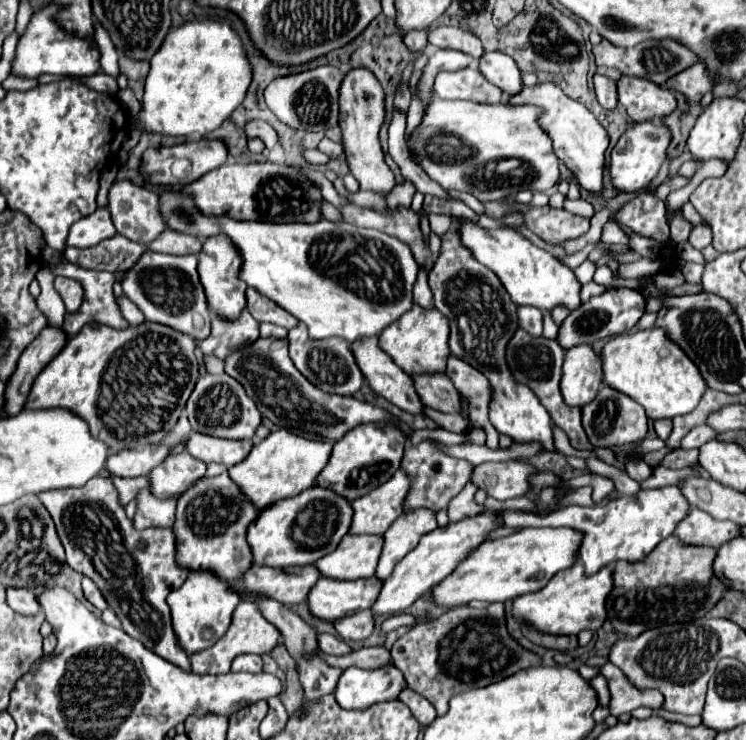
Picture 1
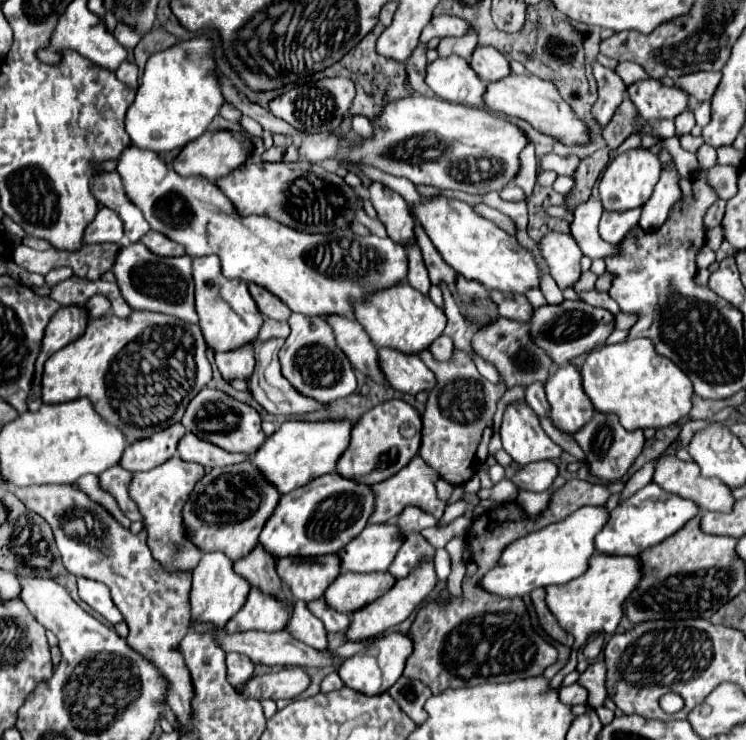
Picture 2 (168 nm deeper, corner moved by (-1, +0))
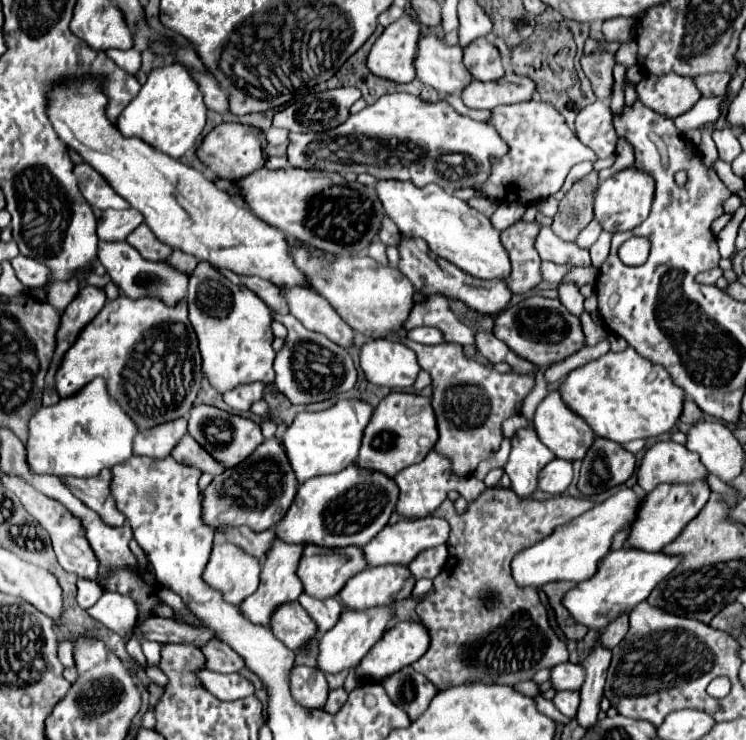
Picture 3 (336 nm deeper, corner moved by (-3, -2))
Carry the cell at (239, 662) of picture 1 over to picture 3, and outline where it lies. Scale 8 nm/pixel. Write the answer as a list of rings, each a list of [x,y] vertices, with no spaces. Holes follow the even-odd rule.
[[[211,639],[209,643],[205,643],[201,647],[201,651],[205,655],[205,667],[209,671],[215,671],[215,673],[237,673],[239,669],[245,667],[243,659],[229,645],[225,645],[223,641]]]

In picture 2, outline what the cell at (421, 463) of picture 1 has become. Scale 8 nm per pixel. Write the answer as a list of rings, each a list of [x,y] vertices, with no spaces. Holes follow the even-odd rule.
[[[429,351],[419,355],[423,363],[437,375],[437,385],[429,393],[429,401],[423,413],[423,437],[419,455],[451,485],[467,483],[487,459],[487,445],[493,435],[493,413],[497,401],[505,393],[505,383],[499,385],[483,379],[475,363],[463,353],[455,351],[455,357],[447,363],[437,363]]]

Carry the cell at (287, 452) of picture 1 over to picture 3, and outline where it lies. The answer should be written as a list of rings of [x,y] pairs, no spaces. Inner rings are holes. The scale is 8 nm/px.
[[[339,399],[333,407],[317,413],[299,413],[283,433],[283,445],[291,459],[299,483],[317,475],[329,475],[355,463],[365,425],[369,423],[373,407],[363,399]]]

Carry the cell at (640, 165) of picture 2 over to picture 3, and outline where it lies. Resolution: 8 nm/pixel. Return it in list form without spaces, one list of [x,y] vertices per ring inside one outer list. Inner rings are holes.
[[[627,167],[599,185],[595,193],[595,219],[599,221],[603,231],[609,233],[631,231],[637,225],[641,225],[641,221],[645,221],[645,217],[649,215],[653,203],[653,191],[655,191],[655,181],[651,175],[635,167]]]

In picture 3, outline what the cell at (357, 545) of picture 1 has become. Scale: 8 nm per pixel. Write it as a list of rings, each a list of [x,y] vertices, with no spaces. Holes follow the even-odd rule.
[[[423,517],[421,521],[417,519],[403,519],[395,525],[387,525],[377,537],[373,537],[365,547],[365,559],[369,563],[369,567],[377,567],[377,565],[409,565],[421,551],[437,547],[447,543],[449,539],[449,523],[445,519],[437,519],[437,517]]]

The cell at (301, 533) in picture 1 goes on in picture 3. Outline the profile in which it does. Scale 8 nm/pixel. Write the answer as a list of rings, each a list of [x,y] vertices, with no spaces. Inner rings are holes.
[[[349,465],[339,473],[321,475],[299,485],[287,515],[275,525],[275,535],[287,543],[315,543],[325,547],[367,545],[389,521],[397,505],[397,483],[383,473]]]

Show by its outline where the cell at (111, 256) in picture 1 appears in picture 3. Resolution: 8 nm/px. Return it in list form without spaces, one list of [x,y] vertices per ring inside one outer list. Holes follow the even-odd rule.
[[[17,255],[13,261],[13,269],[15,269],[15,275],[19,277],[19,281],[27,287],[27,289],[33,289],[33,287],[39,287],[47,281],[47,269],[45,265],[41,265],[39,261],[33,261],[29,257],[23,257],[23,255]]]

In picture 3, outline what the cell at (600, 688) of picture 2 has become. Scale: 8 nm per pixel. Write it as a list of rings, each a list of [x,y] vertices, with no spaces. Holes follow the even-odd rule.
[[[561,663],[561,665],[555,665],[551,669],[551,687],[555,691],[561,691],[561,689],[581,689],[583,685],[583,679],[585,679],[585,671],[581,665],[573,665],[573,663]]]

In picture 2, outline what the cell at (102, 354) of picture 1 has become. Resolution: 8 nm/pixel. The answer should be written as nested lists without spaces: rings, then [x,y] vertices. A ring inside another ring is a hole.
[[[133,311],[129,319],[119,319],[111,313],[103,319],[89,321],[85,333],[77,341],[51,355],[43,371],[41,399],[43,403],[65,403],[79,397],[89,397],[89,401],[103,415],[103,419],[119,427],[127,443],[135,443],[139,439],[149,439],[151,435],[155,435],[155,431],[161,431],[181,421],[189,403],[189,381],[191,397],[195,397],[211,381],[207,343],[197,325],[189,325],[175,317],[147,311]]]

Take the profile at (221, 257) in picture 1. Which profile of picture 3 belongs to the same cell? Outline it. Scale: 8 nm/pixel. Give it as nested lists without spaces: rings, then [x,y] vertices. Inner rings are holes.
[[[199,261],[189,275],[189,321],[199,339],[199,351],[203,359],[203,375],[215,391],[221,395],[245,383],[261,381],[263,385],[275,383],[271,347],[271,309],[247,287],[233,285],[207,261]]]

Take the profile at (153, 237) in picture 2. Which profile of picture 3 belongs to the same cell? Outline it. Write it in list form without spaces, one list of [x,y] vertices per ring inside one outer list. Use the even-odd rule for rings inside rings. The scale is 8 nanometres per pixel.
[[[145,223],[139,225],[139,227],[127,237],[127,243],[133,245],[133,247],[141,253],[141,257],[145,257],[145,259],[149,259],[149,261],[161,261],[161,259],[165,259],[165,257],[171,253],[171,247],[165,245],[165,243],[161,243],[161,241],[151,233],[151,229],[149,229]]]

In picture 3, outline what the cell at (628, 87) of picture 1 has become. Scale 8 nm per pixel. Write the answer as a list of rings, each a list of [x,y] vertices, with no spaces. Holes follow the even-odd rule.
[[[669,73],[661,77],[645,75],[637,83],[637,97],[653,111],[675,119],[689,111],[701,99],[701,93],[695,89],[691,77]]]

